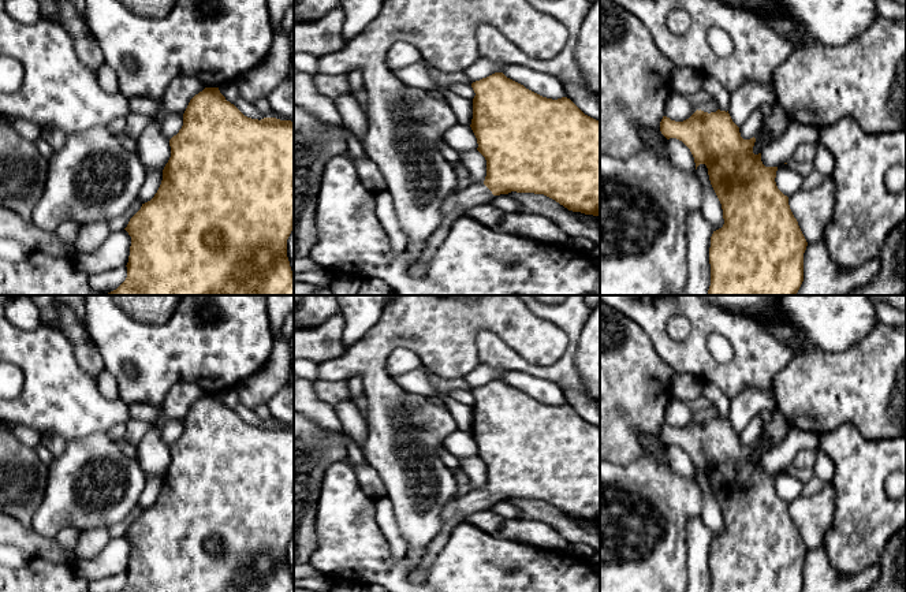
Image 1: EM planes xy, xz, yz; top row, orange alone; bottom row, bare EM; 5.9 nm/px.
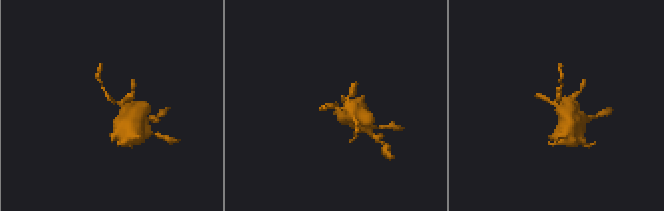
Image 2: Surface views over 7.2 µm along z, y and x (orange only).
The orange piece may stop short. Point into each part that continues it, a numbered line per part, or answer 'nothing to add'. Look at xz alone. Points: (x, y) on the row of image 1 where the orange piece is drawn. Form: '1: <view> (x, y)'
1: xz (458, 203)

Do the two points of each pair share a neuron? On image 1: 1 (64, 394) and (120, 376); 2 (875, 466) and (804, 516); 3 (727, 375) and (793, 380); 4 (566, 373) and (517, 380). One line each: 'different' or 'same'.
1: different
2: different
3: different
4: different

